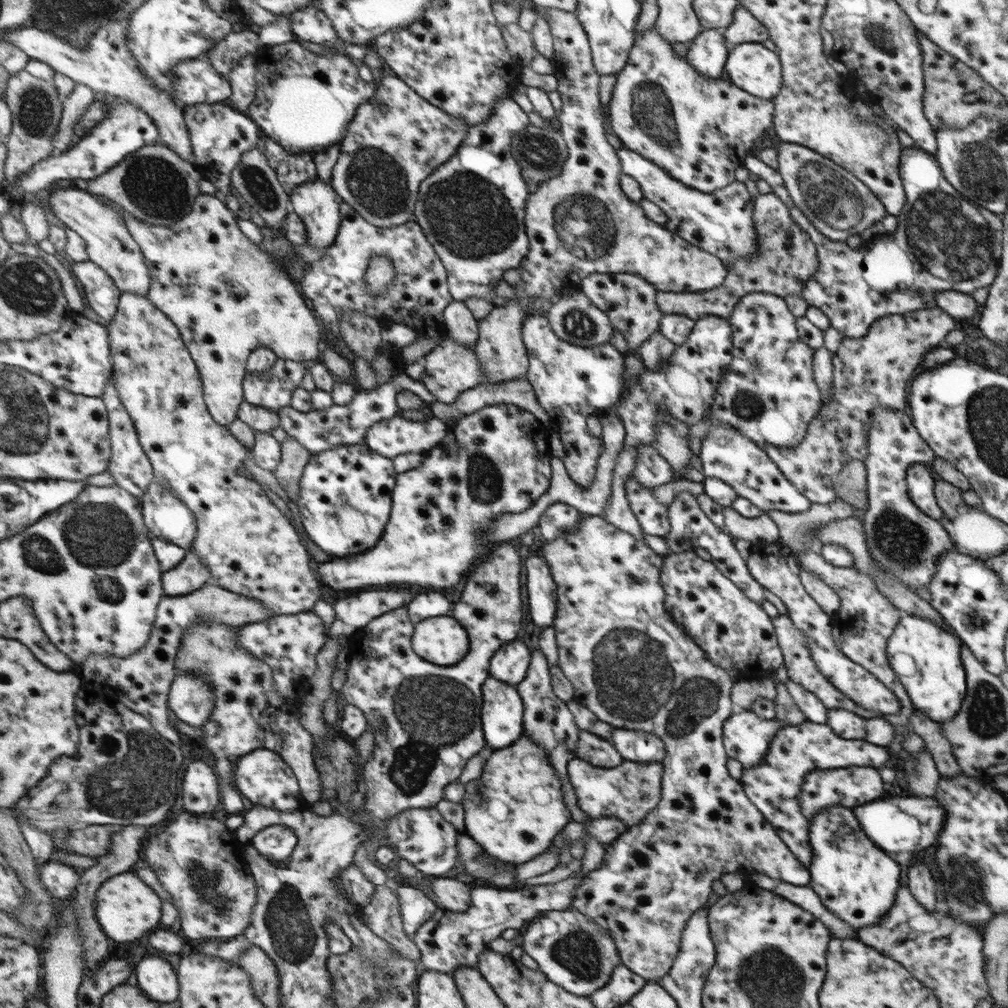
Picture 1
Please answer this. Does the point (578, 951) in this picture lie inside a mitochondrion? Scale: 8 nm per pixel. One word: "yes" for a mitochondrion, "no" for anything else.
yes

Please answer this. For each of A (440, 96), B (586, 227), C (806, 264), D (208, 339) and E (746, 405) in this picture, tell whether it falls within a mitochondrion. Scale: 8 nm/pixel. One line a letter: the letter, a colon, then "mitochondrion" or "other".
A: other
B: mitochondrion
C: other
D: other
E: mitochondrion

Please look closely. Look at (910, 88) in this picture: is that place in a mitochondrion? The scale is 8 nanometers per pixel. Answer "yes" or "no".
no

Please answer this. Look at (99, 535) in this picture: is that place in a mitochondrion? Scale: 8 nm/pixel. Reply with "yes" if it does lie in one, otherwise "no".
yes

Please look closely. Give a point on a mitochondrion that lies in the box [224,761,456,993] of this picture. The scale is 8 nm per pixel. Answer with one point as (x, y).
(287, 921)

